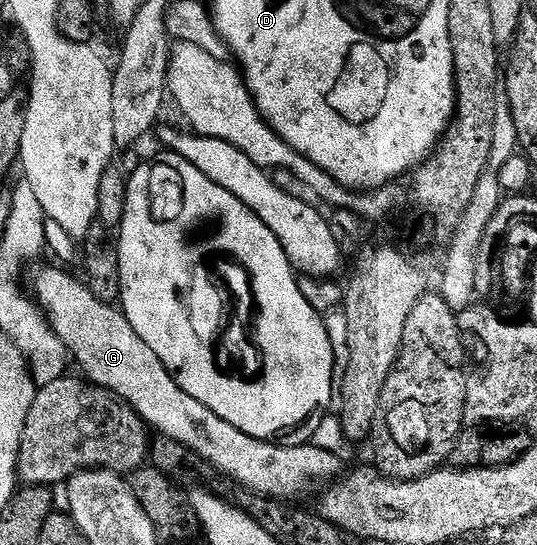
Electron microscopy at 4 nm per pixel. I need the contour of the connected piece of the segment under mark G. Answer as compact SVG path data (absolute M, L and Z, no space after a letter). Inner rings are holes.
M46 266L35 276L32 294L42 313L50 321L50 327L64 344L73 365L75 362L89 381L95 386L111 390L117 398L122 399L127 406L132 407L140 415L147 427L154 429L155 426L161 437L171 438L184 448L188 448L197 458L201 458L207 466L224 475L225 478L231 478L239 486L245 486L247 490L253 490L255 494L262 494L266 498L298 500L298 497L305 492L306 486L314 486L317 482L329 483L343 473L341 460L332 451L325 450L322 446L314 446L315 444L291 446L261 442L232 428L232 424L220 420L220 416L204 408L200 400L192 400L192 396L188 396L188 392L181 390L173 376L166 371L160 356L156 356L156 352L152 352L152 348L140 339L121 309L114 307L111 303L96 300L96 296L92 296L85 281L78 279L77 282L72 275L65 274L54 266Z

